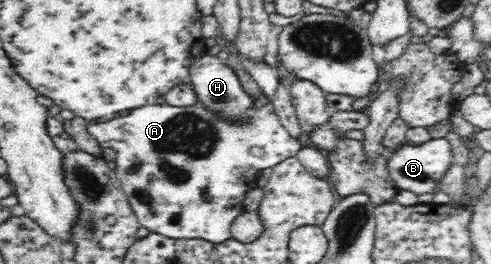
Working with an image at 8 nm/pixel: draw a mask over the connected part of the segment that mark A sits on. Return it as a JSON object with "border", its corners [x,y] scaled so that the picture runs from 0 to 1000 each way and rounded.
{"border":[[[552,383],[534,402],[534,420],[517,436],[517,451],[505,451],[505,489],[477,489],[468,462],[456,462],[444,455],[440,439],[432,439],[424,417],[407,413],[407,405],[395,405],[387,398],[383,405],[352,405],[350,398],[293,398],[285,409],[265,417],[261,436],[238,439],[228,455],[212,466],[191,458],[177,473],[177,496],[193,523],[208,561],[228,564],[236,576],[236,614],[230,625],[236,652],[236,667],[246,693],[246,712],[253,720],[269,792],[273,795],[285,856],[301,864],[305,879],[330,886],[338,898],[354,905],[379,902],[395,905],[407,902],[424,909],[436,924],[452,920],[456,909],[468,905],[468,860],[473,837],[493,814],[499,803],[497,792],[497,739],[509,712],[521,708],[523,667],[530,648],[542,636],[558,636],[566,629],[574,610],[601,595],[615,561],[615,542],[609,523],[595,515],[566,458],[562,428],[542,428],[542,420],[554,420],[556,405],[550,405]]]}

